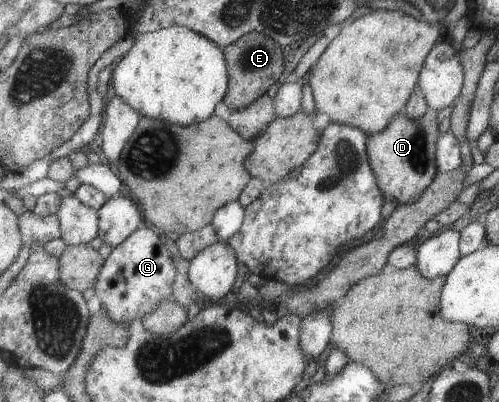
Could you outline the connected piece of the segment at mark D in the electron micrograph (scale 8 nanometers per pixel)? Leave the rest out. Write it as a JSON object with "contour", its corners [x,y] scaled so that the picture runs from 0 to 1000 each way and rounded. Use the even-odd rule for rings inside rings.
{"contour":[[[870,269],[836,299],[806,276],[788,291],[786,306],[768,328],[737,336],[741,405],[774,498],[794,500],[798,510],[830,505],[874,445],[880,430],[874,378],[888,338],[876,289],[880,279]]]}

